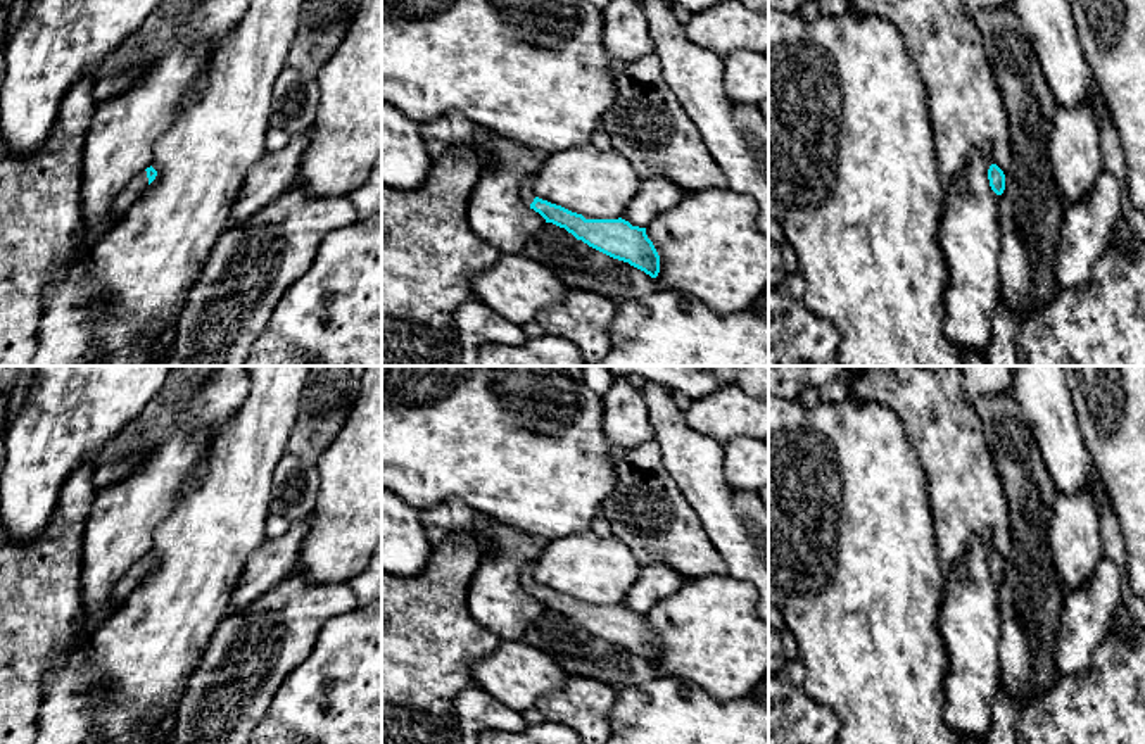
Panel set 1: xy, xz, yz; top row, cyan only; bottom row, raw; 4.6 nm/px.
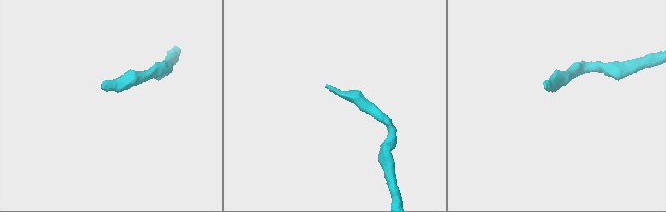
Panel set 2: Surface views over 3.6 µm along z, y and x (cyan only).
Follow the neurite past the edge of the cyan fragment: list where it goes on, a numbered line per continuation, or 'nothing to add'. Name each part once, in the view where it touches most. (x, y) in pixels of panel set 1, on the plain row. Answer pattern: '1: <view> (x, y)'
1: xy (137, 573)

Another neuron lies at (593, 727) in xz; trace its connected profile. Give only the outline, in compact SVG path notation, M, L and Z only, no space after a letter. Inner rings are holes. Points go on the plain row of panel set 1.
M570 675L558 690L541 696L535 708L546 720L573 728L582 744L606 744L606 713L617 697L618 692L601 682Z

